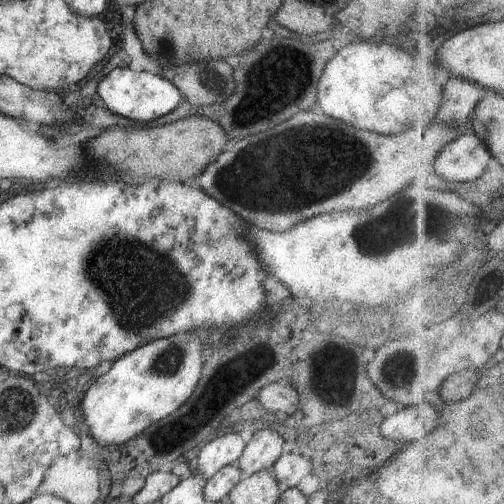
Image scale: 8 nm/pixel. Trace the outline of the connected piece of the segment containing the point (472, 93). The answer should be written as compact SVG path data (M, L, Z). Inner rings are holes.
M445 78L443 104L437 112L436 120L441 124L462 124L470 120L486 88L465 78Z

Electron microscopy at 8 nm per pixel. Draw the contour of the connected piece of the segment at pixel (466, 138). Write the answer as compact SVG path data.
M470 132L455 138L447 146L443 146L435 160L434 182L437 184L449 186L452 182L478 181L487 172L487 164L491 160L491 151L489 147L477 136Z

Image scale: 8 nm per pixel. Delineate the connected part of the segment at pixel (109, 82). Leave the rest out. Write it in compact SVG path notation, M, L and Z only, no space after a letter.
M115 67L110 70L103 80L97 83L95 92L109 112L139 122L151 122L171 112L181 102L179 89L175 88L171 82L167 82L167 79L160 74L154 75L146 71L135 72L127 67Z

